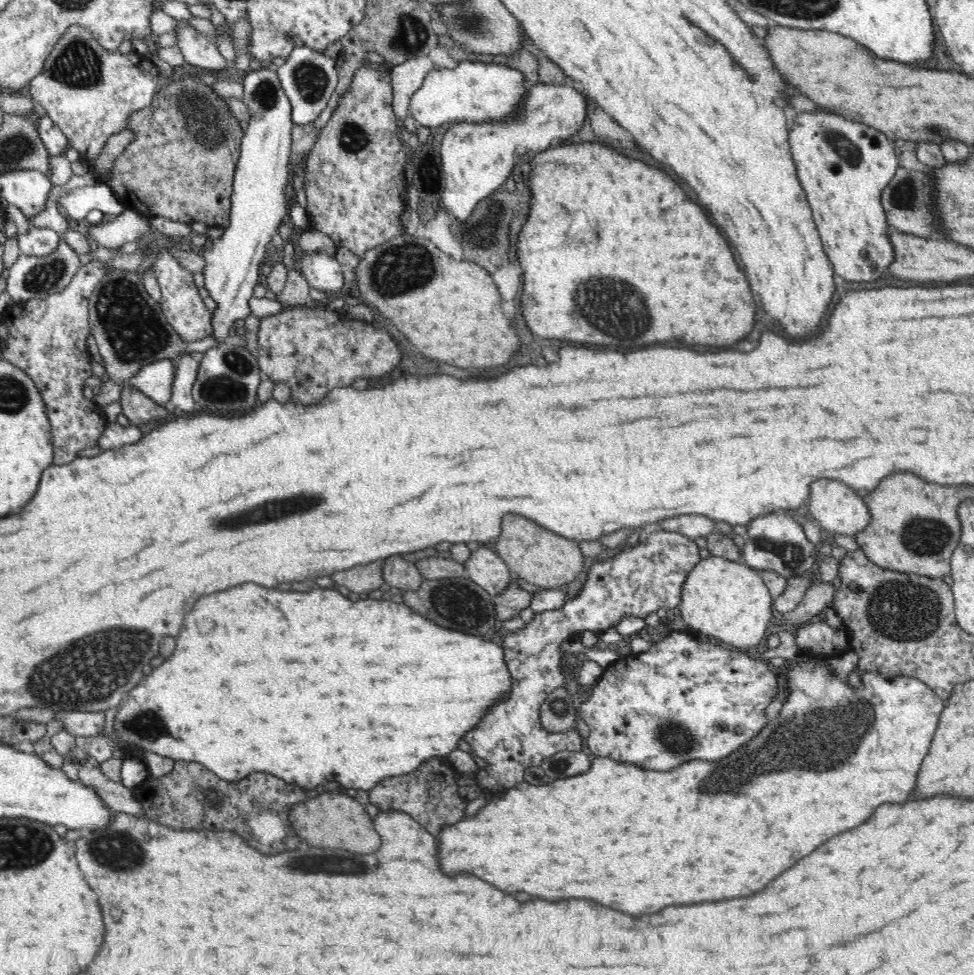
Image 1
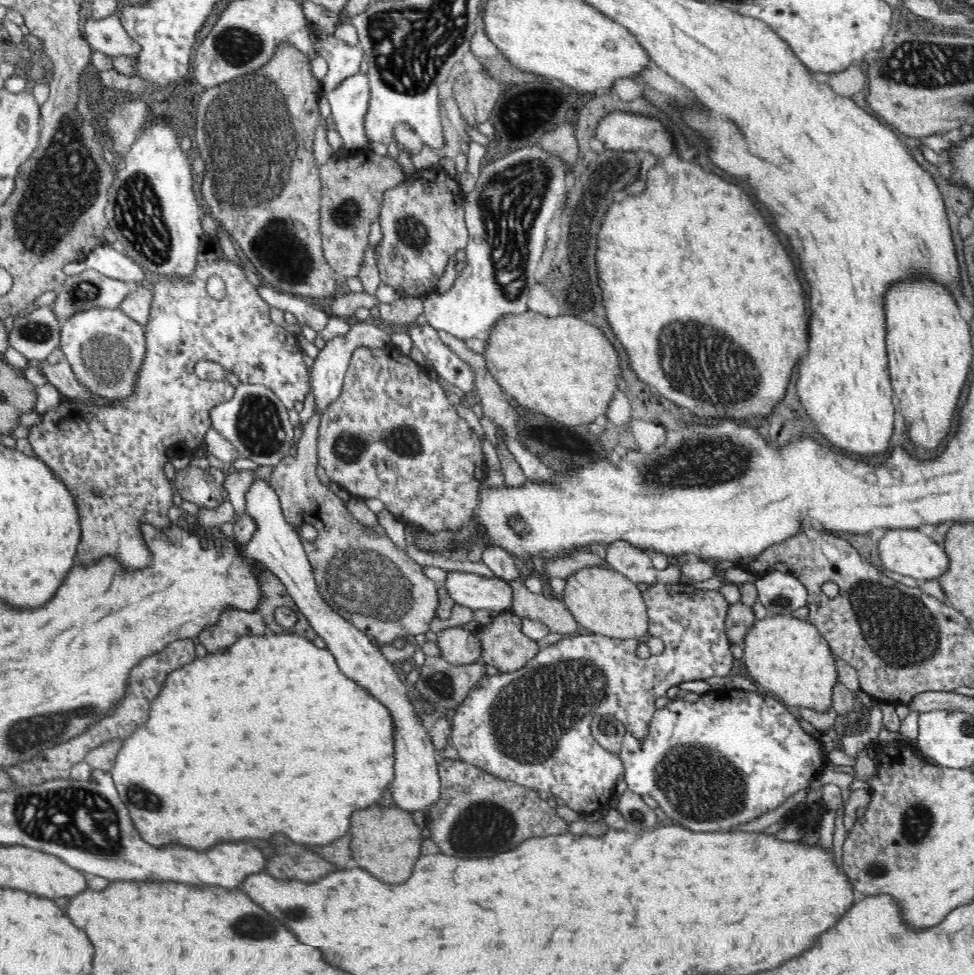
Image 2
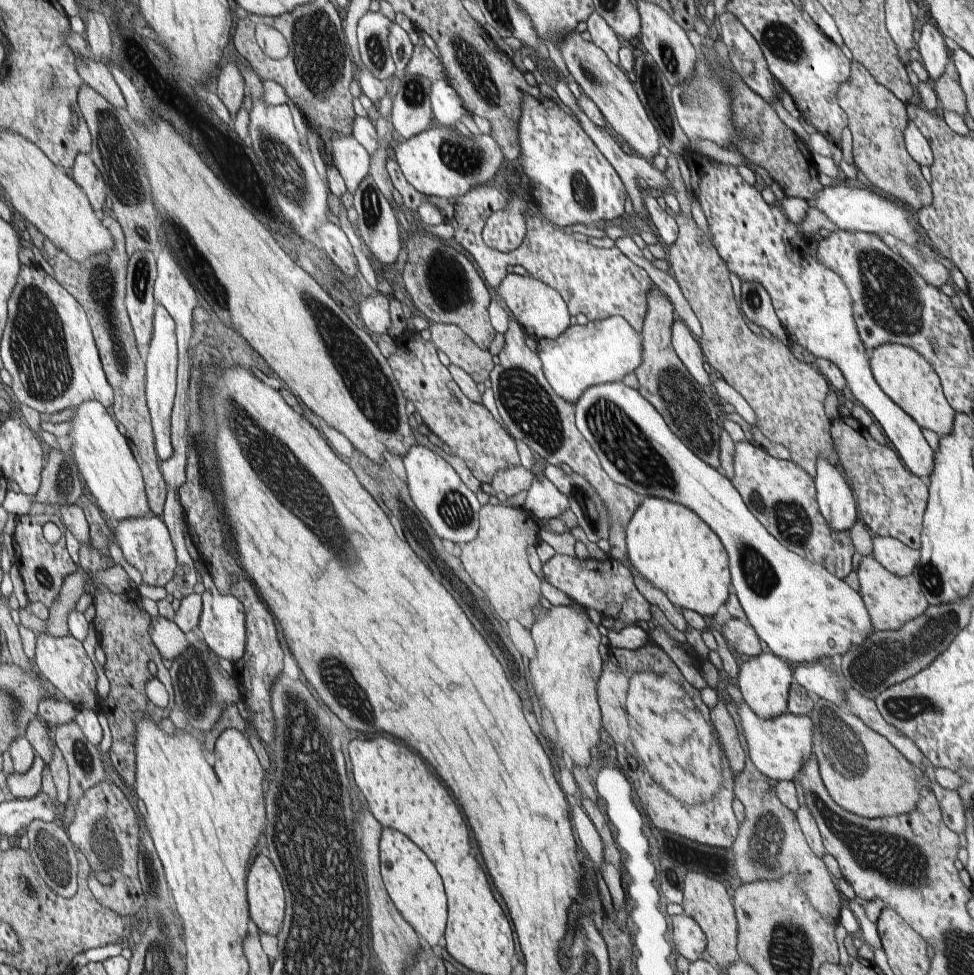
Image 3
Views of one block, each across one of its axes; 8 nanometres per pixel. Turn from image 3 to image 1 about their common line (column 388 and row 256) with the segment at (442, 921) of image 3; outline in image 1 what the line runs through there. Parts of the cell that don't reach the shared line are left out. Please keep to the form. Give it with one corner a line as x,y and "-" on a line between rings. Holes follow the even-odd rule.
802,112
796,116
796,124
790,128
788,146
798,174
798,182
806,194
818,234
822,238
824,250
828,252
828,260
834,266
834,272
846,284
888,288
890,278
894,278
892,274
888,274
888,268
892,266
896,252
886,238
886,232
890,232
892,228
886,222
886,212
882,210
880,196
882,190
890,186
896,170
900,168
892,140
876,128
862,126
862,122
854,122
844,116
836,116
836,112
834,114

